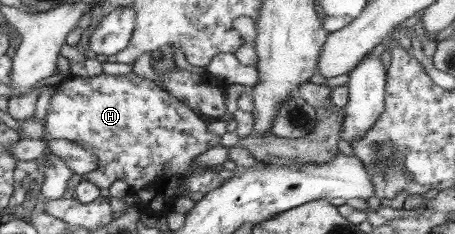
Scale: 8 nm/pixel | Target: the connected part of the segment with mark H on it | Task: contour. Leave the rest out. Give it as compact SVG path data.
M104 72L99 75L94 75L92 77L83 77L83 76L73 76L65 81L61 81L59 84L61 88L58 93L54 93L50 97L50 104L48 109L46 109L46 115L44 115L44 139L52 140L68 140L76 141L86 148L88 152L92 152L98 158L98 167L90 173L83 175L83 179L90 180L94 185L98 186L100 189L109 188L114 181L122 179L128 183L130 193L140 194L139 203L136 203L137 209L141 213L152 213L158 216L162 215L162 211L166 209L166 205L172 205L175 203L175 200L178 196L183 195L185 197L190 197L191 193L205 193L211 192L212 189L224 184L224 179L214 172L208 165L206 167L200 167L196 165L195 159L203 155L204 152L208 151L208 148L214 148L220 143L220 136L216 135L208 128L211 119L205 119L202 114L196 113L191 106L188 106L187 103L180 102L178 98L172 97L171 94L168 94L167 91L162 91L158 85L150 80L141 76L137 76L135 72L130 72L127 75L109 75Z

